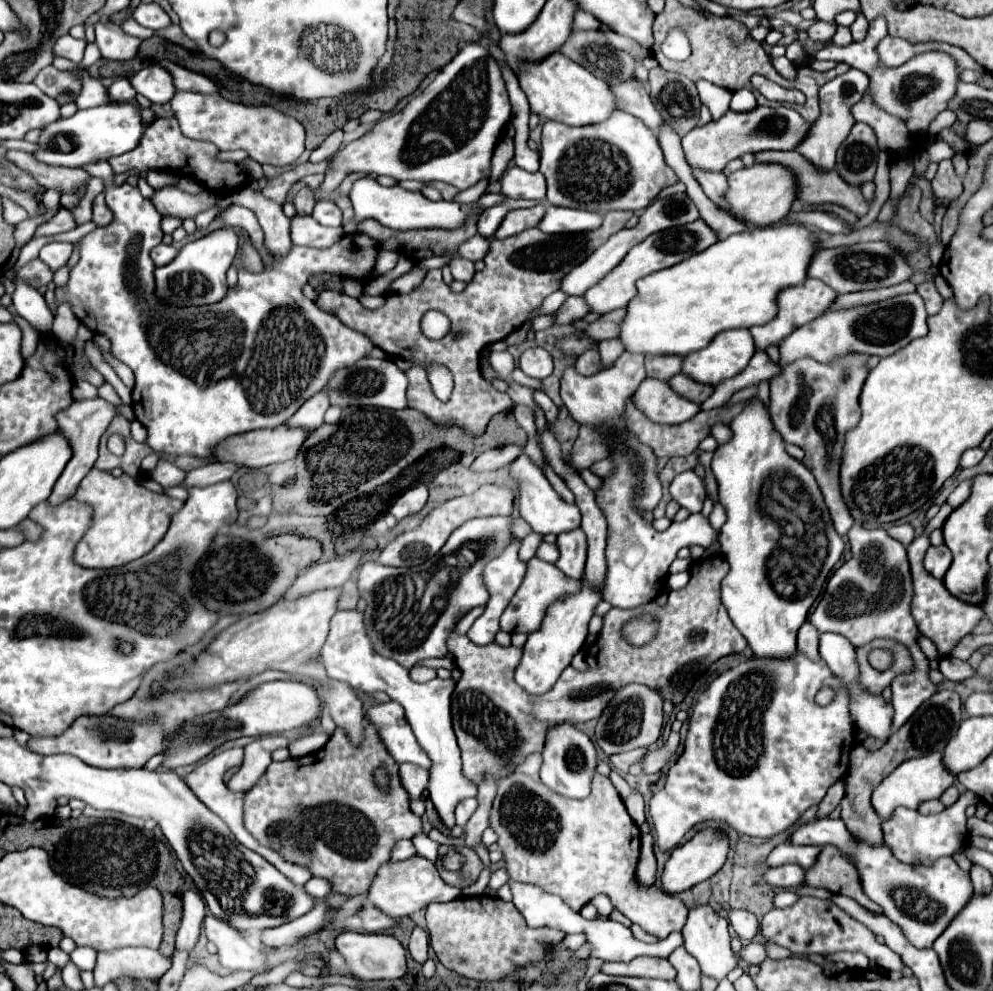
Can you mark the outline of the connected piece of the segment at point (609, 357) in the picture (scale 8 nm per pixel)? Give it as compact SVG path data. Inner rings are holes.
M607 340L599 344L599 354L601 354L601 370L603 370L623 354L623 346L619 346L619 342L615 340Z

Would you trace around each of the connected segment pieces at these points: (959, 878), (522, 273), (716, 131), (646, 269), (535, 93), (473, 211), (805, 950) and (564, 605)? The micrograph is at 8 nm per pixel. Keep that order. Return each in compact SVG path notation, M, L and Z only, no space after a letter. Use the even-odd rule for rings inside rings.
M815 818L791 836L791 844L831 844L839 848L839 852L843 852L847 858L853 858L853 864L859 872L859 882L863 884L863 892L875 904L881 906L883 914L901 928L905 938L915 948L931 948L937 936L943 932L943 928L947 928L947 924L955 918L959 908L963 908L963 904L967 904L967 900L973 894L969 872L961 870L951 856L943 856L935 860L935 864L931 866L899 862L887 844L867 844L865 840L853 836L839 818Z
M607 212L603 216L601 228L595 232L579 234L545 234L539 228L525 230L521 234L509 236L505 240L493 240L491 252L485 258L485 270L477 272L467 284L467 290L453 292L441 278L441 270L431 270L423 282L407 292L385 294L385 304L377 310L367 310L357 298L341 292L325 290L317 296L315 304L333 316L337 316L345 326L363 332L375 347L369 354L374 358L395 356L415 362L405 370L409 378L407 402L409 408L423 412L437 426L457 426L467 436L481 436L489 420L505 410L513 408L509 394L499 392L491 382L487 382L479 372L481 350L497 340L507 338L513 330L525 324L529 314L541 306L543 298L559 290L559 280L577 264L581 264L599 244L603 244L611 234L619 232L633 212ZM511 260L511 262L509 262ZM429 310L439 310L451 320L451 332L441 340L431 340L421 332L421 318ZM387 352L387 354L385 353ZM427 364L441 364L451 370L455 388L447 402L441 402L431 388ZM491 390L491 394L489 394Z
M757 106L749 112L727 110L719 120L711 120L705 126L691 130L683 138L685 158L691 166L703 170L723 170L725 164L733 158L743 156L745 152L755 150L793 150L795 144L807 134L809 124L793 108L765 108Z
M695 220L695 222L679 226L679 228L669 228L669 230L663 230L663 232L655 232L649 238L645 238L641 244L633 246L629 250L629 254L623 258L623 262L617 264L603 280L599 280L595 286L591 286L583 294L583 298L589 304L591 312L597 312L597 314L607 314L611 310L625 308L627 302L637 292L635 290L635 280L639 280L639 278L643 278L643 276L647 276L651 272L663 270L667 266L673 266L673 264L677 264L681 260L687 260L695 252L705 250L715 242L717 242L715 232L711 232L711 228L707 228L707 224L703 224L703 220Z
M561 52L551 54L539 64L525 64L519 74L521 90L527 94L531 114L545 116L547 120L557 120L569 126L587 126L599 124L609 118L615 110L619 110L615 94L603 84L603 80L595 78L587 68L575 64Z
M359 178L353 184L351 190L351 202L355 208L355 220L349 222L347 226L343 226L343 230L347 234L355 232L355 226L359 220L367 220L373 218L379 224L393 228L393 230L431 230L431 228L441 228L441 230L457 230L461 226L465 226L465 222L473 216L479 216L483 210L488 207L499 204L504 200L502 193L487 192L471 204L459 204L459 202L447 202L447 200L439 200L433 202L429 198L425 198L421 192L409 192L401 186L393 186L393 188L385 188L379 186L373 178Z
M801 896L793 906L789 908L773 908L767 912L759 926L761 936L765 942L783 946L791 950L793 954L821 954L829 956L835 952L863 952L869 960L877 962L877 966L885 970L901 970L903 962L901 958L887 948L885 944L879 944L875 934L859 924L855 918L851 918L847 912L843 912L833 900L821 900L813 896Z
M583 580L583 588L579 596L571 596L571 600L559 600L559 604L553 604L547 610L547 616L543 618L543 624L539 630L529 634L525 646L523 646L523 658L521 664L515 670L515 682L529 694L545 694L553 688L561 672L571 664L573 656L579 652L587 638L587 624L593 616L593 610L597 602L601 600L601 594L591 590L587 582Z

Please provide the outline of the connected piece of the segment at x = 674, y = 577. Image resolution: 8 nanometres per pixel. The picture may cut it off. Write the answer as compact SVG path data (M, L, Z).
M685 570L685 572L679 572L679 574L671 574L667 586L669 586L669 590L679 590L679 588L683 588L687 582L689 582L689 572Z

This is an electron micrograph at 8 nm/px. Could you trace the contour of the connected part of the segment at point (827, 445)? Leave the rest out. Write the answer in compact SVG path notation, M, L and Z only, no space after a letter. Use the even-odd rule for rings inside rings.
M867 354L837 356L831 362L815 362L813 358L799 358L781 366L781 372L769 380L771 400L769 410L777 432L787 444L805 450L803 464L813 472L825 504L831 512L835 530L845 536L853 528L851 514L839 496L839 458L843 450L845 432L859 422L859 394L869 374Z

